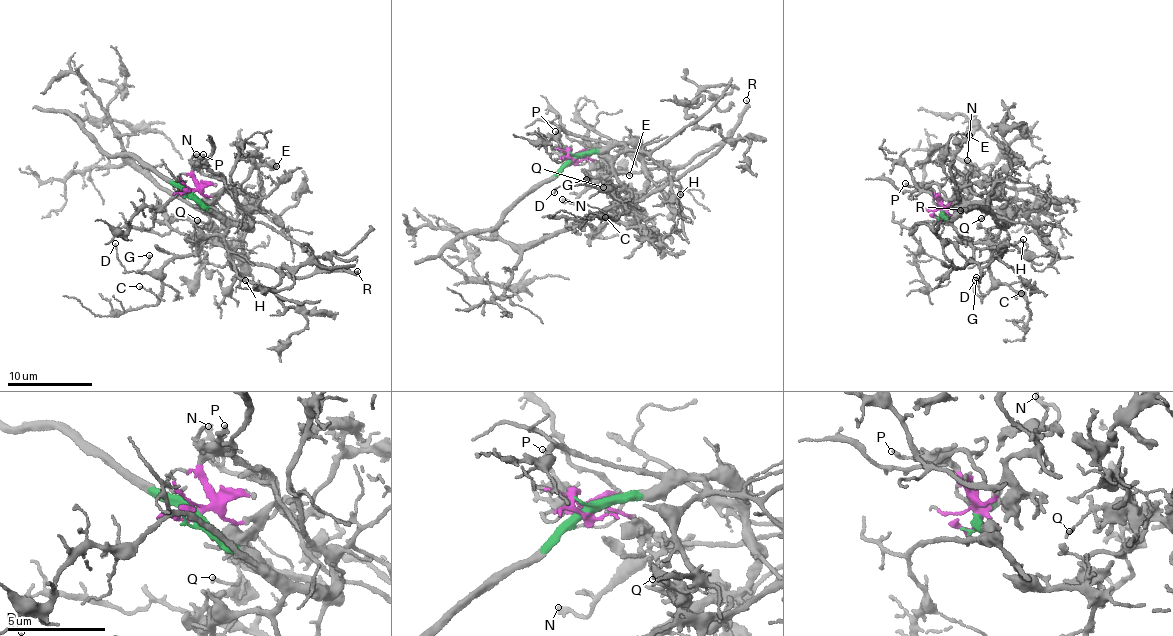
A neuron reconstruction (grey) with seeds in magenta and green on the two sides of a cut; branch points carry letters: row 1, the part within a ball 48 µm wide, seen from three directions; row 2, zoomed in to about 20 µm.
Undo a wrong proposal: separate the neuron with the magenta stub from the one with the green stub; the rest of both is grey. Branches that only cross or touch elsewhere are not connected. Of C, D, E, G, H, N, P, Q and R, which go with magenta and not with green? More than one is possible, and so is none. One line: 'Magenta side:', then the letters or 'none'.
Magenta side: E, N, P, Q, R

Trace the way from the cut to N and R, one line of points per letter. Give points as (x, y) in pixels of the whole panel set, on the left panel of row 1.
N: (189, 193), (215, 196), (224, 189), (226, 191), (225, 182), (200, 169), (195, 154)
R: (189, 193), (212, 197), (229, 190), (243, 213), (269, 225), (327, 268), (356, 271)

